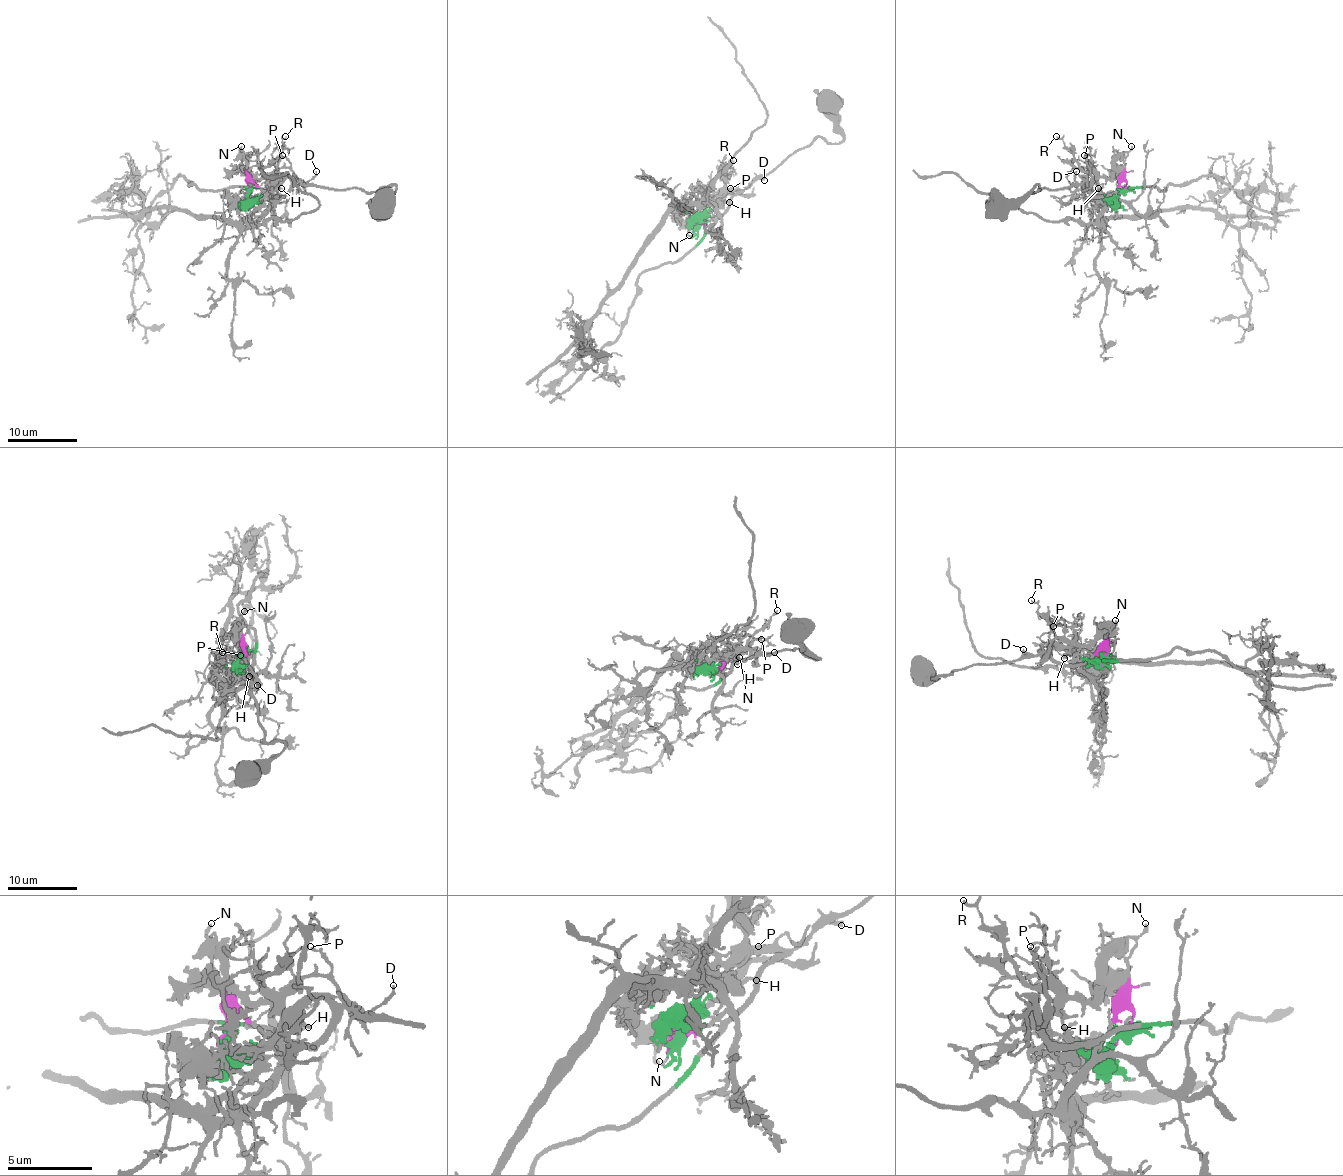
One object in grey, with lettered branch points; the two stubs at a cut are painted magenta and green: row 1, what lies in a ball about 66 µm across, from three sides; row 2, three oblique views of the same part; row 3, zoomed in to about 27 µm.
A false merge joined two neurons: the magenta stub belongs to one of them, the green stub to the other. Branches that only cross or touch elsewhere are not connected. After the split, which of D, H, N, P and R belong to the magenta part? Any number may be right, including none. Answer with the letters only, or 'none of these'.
N

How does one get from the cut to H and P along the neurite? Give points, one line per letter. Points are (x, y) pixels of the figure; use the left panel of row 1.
H: (247, 192), (252, 197), (259, 197), (269, 186), (282, 188)
P: (247, 192), (252, 197), (259, 197), (271, 188), (271, 176), (282, 167), (290, 165), (282, 155)

